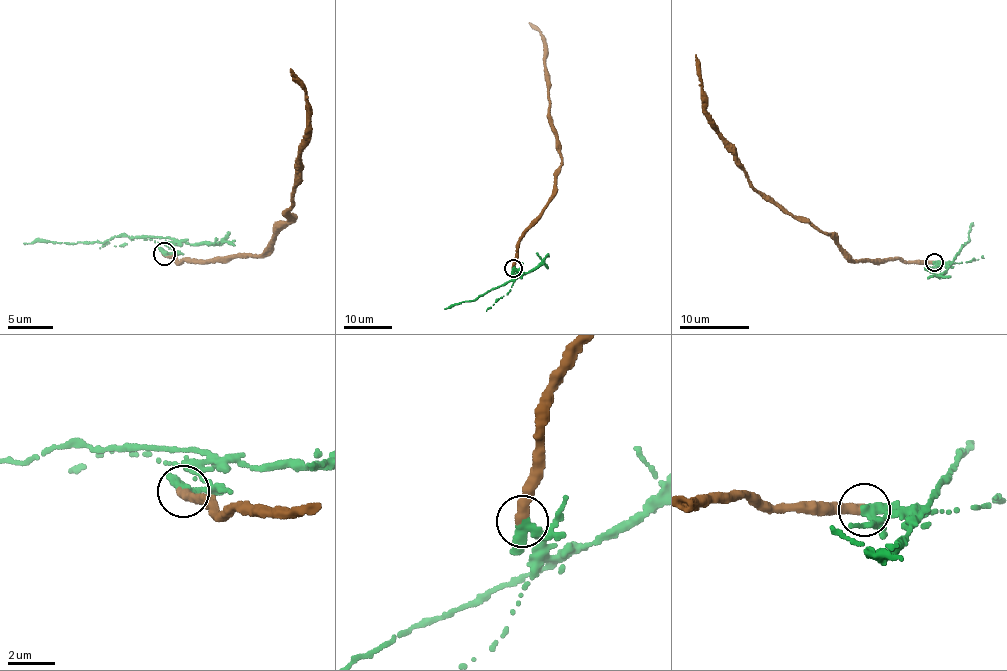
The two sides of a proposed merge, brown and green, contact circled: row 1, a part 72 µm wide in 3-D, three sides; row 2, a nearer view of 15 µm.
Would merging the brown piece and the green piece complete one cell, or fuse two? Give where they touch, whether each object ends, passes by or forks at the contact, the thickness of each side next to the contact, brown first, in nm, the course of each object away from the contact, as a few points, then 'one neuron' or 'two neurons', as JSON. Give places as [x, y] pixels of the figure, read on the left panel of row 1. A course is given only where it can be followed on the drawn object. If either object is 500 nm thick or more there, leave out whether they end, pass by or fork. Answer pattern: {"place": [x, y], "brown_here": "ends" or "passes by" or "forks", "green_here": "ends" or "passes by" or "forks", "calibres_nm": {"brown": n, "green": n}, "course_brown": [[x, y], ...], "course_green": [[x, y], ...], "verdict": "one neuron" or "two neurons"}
{"place": [164, 253], "brown_here": "ends", "green_here": "passes by", "calibres_nm": {"brown": 400, "green": 340}, "course_brown": [[163, 254], [177, 264], [254, 257], [275, 230], [294, 223], [289, 217], [307, 92], [290, 68]], "course_green": [[165, 254], [163, 238], [117, 235], [103, 242], [24, 245]], "verdict": "two neurons"}

